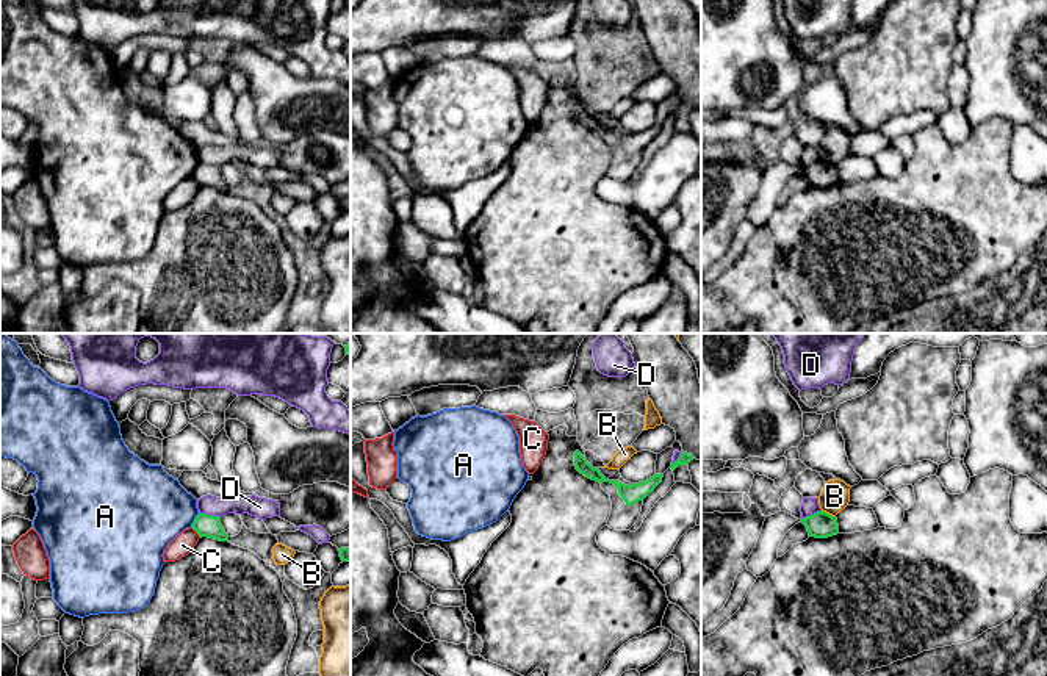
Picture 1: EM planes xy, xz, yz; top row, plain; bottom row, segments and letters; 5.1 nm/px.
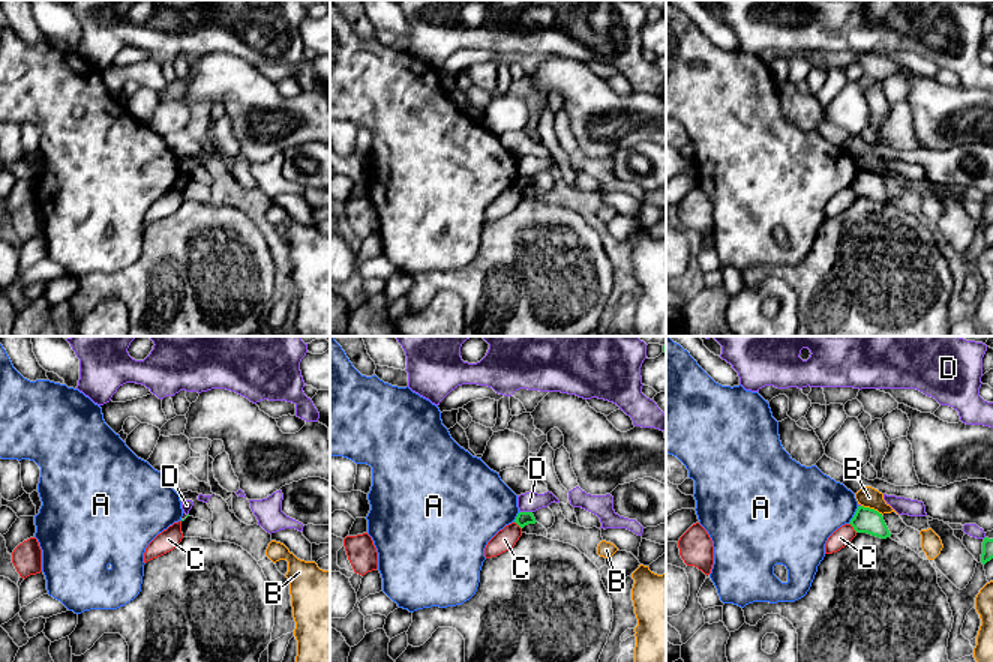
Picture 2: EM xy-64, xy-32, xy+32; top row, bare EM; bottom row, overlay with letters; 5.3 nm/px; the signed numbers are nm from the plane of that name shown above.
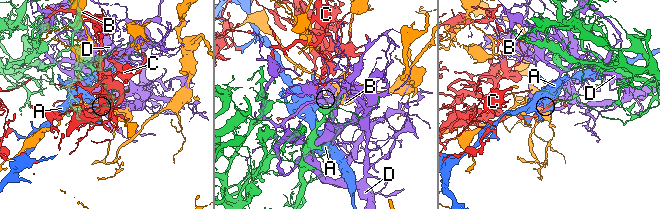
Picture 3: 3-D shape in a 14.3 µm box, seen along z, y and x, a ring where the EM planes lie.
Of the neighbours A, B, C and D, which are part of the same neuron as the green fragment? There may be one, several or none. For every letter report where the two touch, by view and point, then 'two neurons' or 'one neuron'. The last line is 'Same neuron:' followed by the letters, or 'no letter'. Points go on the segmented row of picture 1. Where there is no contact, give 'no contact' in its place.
A: xy (194, 520) | two neurons
B: yz (828, 514) | two neurons
C: xy (196, 531) | two neurons
D: xy (210, 515) | two neurons
Same neuron: no letter

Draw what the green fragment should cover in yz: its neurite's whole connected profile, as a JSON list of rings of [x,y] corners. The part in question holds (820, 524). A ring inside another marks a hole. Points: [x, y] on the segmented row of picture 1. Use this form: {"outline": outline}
{"outline": [[[820,510],[801,520],[806,526],[809,537],[828,538],[839,534],[837,518]]]}

